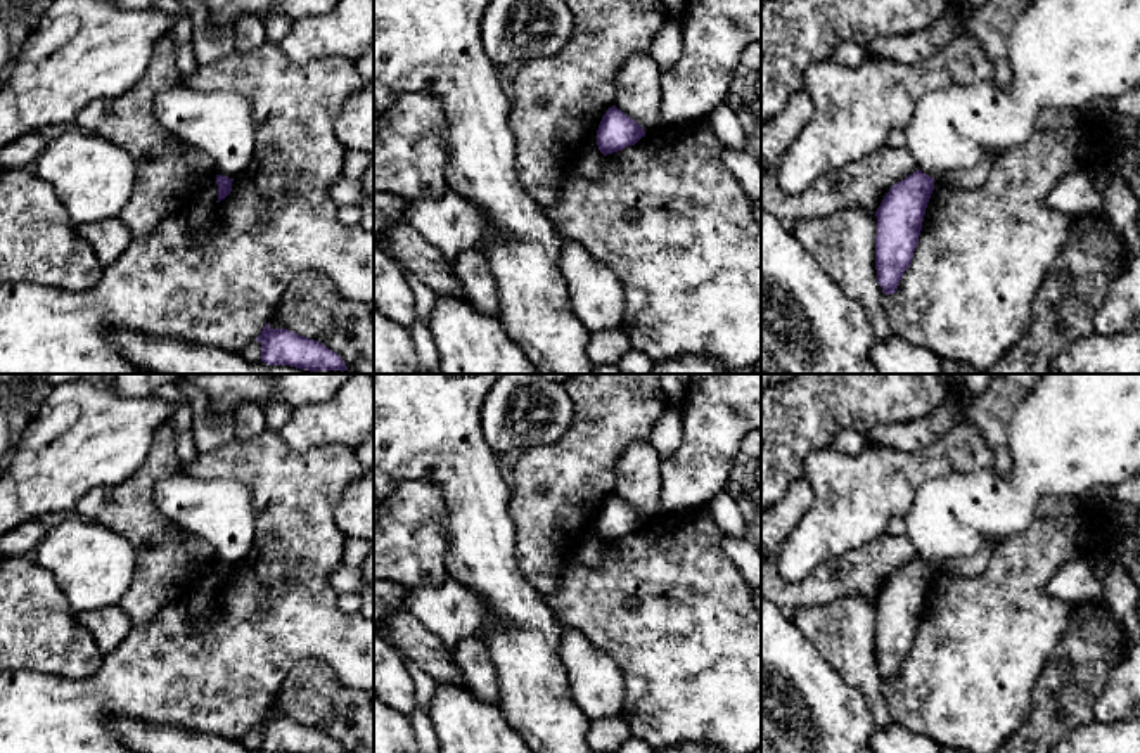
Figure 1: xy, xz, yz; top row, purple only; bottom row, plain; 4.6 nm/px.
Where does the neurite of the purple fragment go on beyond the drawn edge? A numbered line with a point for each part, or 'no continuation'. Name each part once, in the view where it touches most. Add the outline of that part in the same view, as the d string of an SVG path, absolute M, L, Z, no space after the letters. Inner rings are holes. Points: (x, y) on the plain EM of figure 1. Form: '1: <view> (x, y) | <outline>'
no continuation

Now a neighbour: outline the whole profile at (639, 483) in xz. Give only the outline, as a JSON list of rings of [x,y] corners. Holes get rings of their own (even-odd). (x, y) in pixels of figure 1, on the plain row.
[[[650,441],[630,443],[616,464],[614,493],[635,507],[645,523],[664,518],[661,457]]]

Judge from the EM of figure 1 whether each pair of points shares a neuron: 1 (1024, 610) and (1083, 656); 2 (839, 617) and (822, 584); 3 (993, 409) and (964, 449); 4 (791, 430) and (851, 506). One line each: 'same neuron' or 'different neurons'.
1: different neurons
2: different neurons
3: different neurons
4: different neurons

